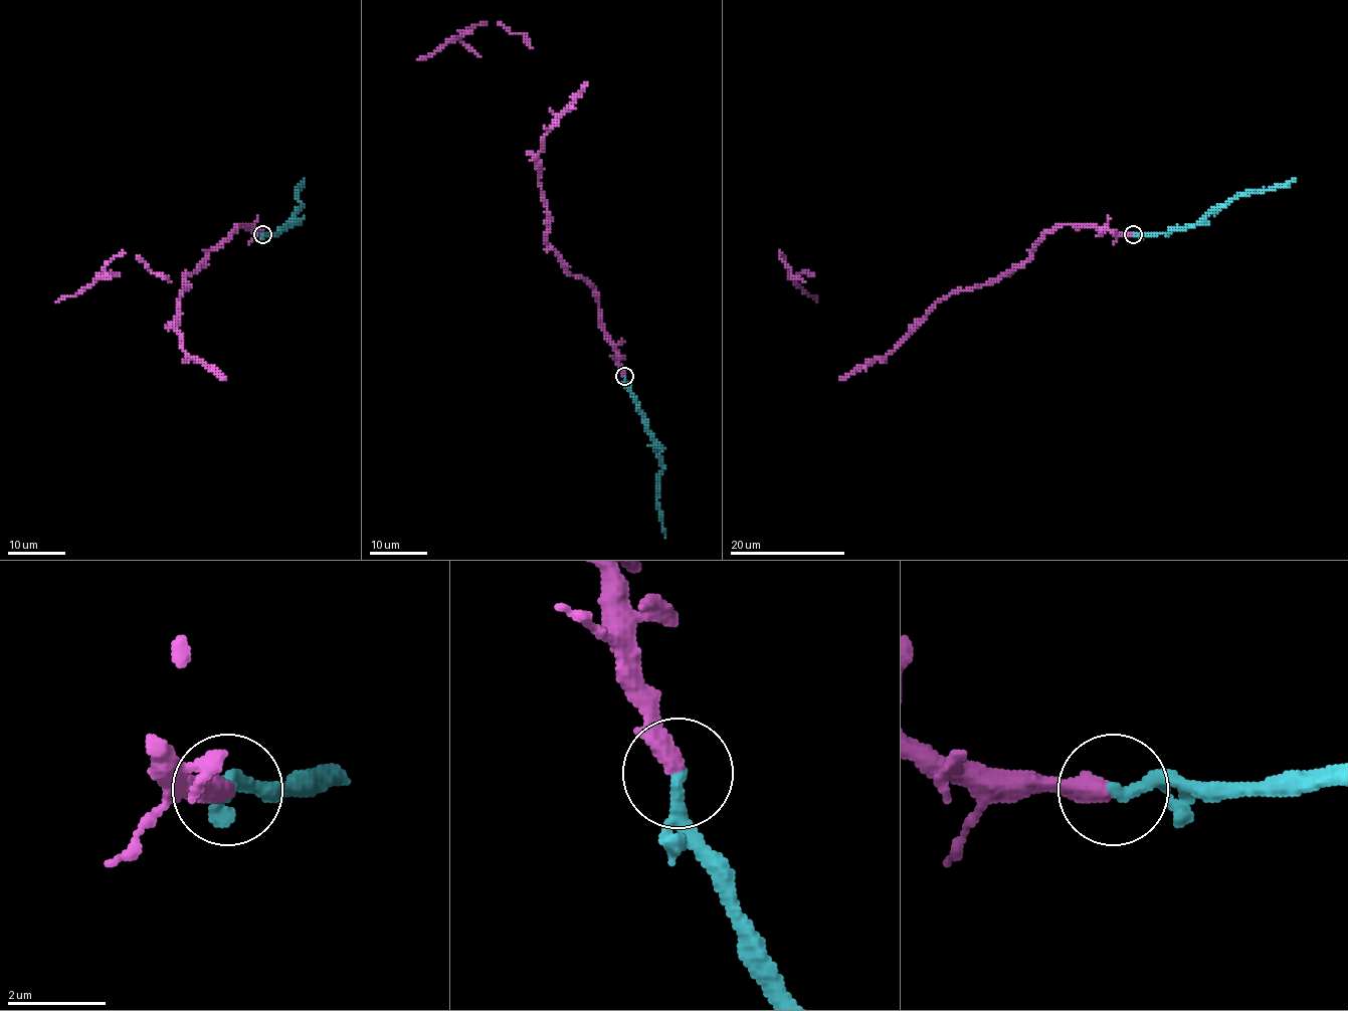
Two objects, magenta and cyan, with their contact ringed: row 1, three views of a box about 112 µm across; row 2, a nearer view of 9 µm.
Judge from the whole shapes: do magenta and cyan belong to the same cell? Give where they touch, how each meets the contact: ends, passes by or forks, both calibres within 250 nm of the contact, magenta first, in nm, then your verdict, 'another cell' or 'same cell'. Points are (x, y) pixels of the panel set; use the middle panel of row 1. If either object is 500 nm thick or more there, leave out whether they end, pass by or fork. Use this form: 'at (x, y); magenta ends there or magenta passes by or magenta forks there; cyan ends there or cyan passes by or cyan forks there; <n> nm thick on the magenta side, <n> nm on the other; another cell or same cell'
at (624, 376); magenta ends there; cyan ends there; 400 nm thick on the magenta side, 280 nm on the other; same cell

